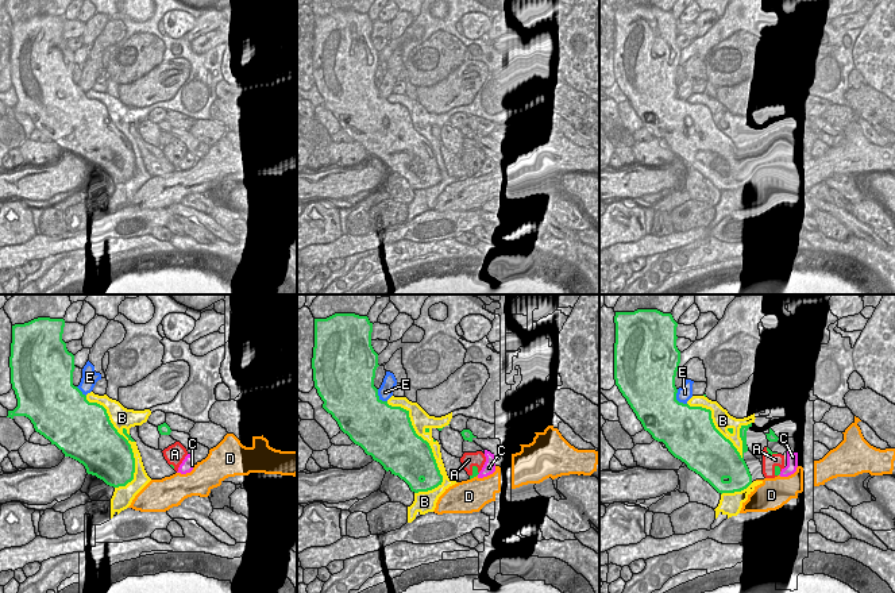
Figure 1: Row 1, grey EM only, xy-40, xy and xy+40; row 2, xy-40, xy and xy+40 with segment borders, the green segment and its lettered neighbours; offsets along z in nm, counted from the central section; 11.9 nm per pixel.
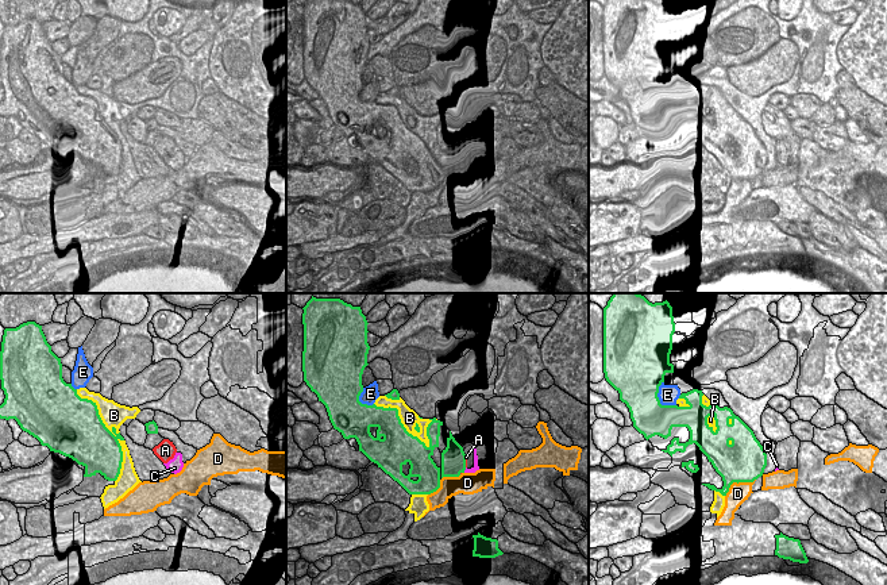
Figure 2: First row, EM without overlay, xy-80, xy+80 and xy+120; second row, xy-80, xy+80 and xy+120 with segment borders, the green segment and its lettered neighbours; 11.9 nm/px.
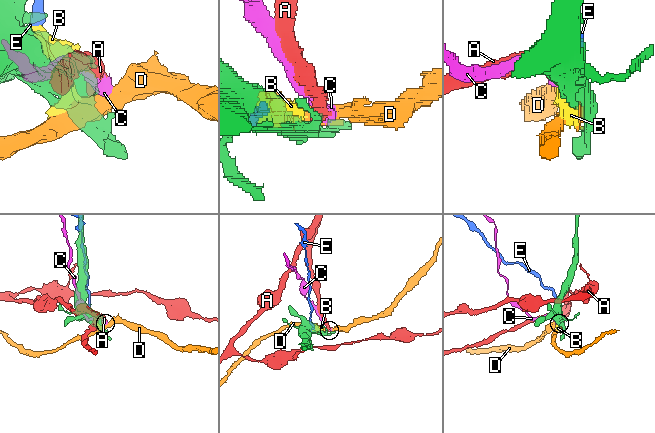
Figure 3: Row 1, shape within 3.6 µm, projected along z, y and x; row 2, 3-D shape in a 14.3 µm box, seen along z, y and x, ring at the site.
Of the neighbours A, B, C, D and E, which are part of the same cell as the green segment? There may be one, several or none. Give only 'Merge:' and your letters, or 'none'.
Merge: none

